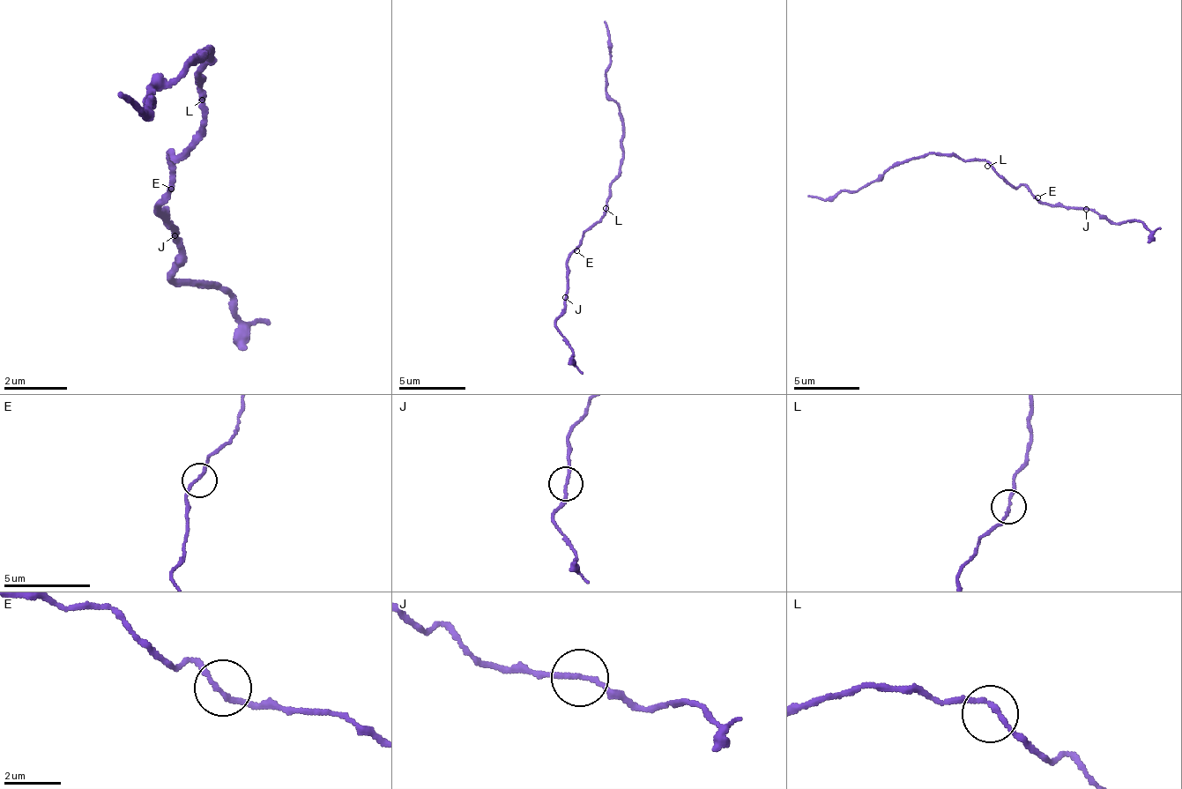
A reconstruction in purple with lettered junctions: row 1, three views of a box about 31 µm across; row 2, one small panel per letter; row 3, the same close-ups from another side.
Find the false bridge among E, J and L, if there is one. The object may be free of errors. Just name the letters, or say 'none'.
none

